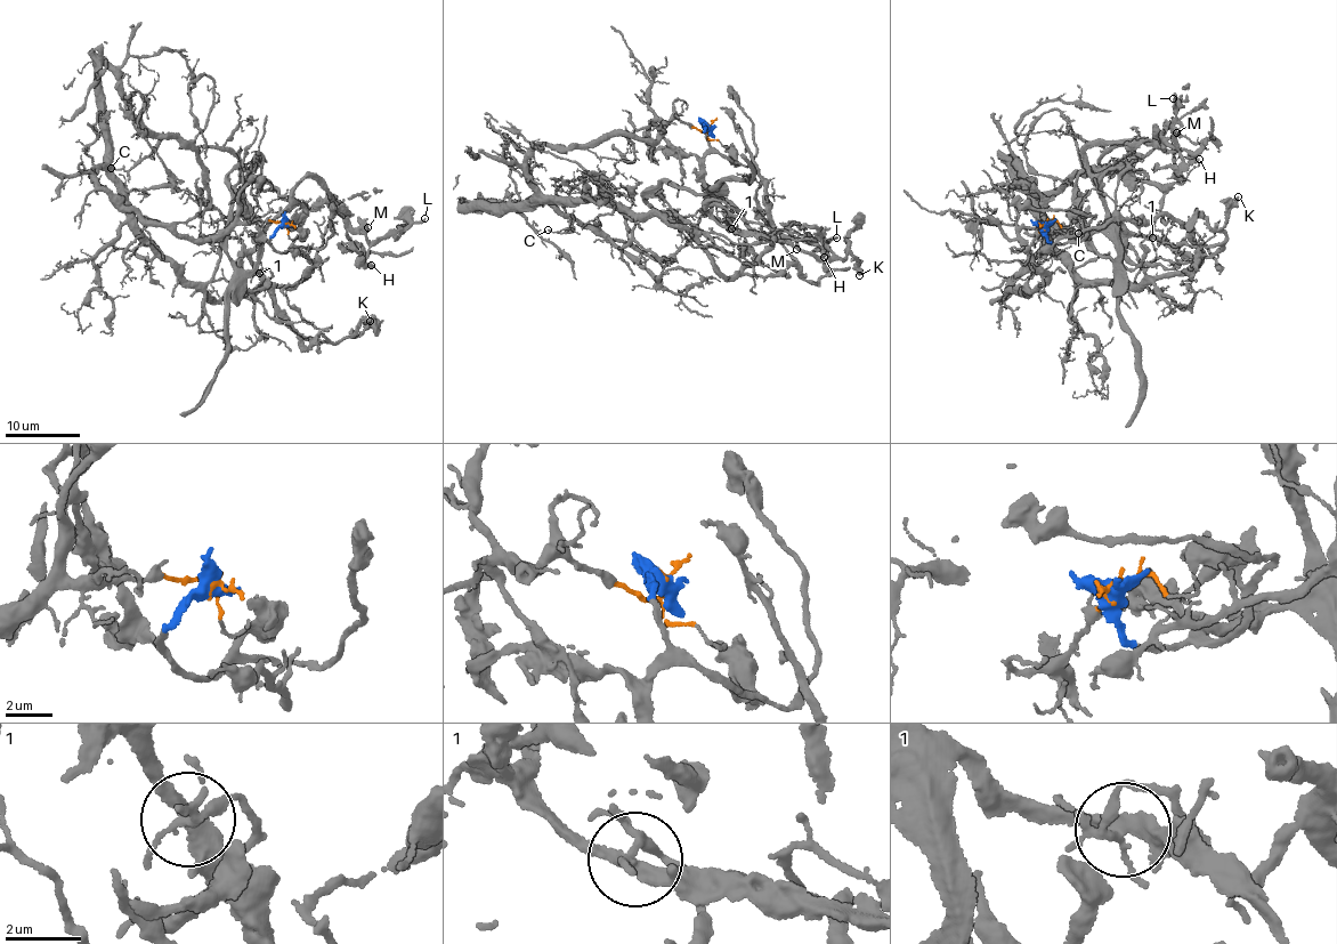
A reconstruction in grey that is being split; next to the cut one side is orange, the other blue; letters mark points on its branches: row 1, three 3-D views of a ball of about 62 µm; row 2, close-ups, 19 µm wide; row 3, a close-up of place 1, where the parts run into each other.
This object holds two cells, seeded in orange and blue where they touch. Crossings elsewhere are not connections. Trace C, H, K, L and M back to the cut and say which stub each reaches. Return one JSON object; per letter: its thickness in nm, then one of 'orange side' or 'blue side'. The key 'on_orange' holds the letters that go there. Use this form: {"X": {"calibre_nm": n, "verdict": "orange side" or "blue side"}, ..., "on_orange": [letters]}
{"C": {"calibre_nm": 110, "verdict": "orange side"}, "H": {"calibre_nm": 360, "verdict": "blue side"}, "K": {"calibre_nm": 320, "verdict": "blue side"}, "L": {"calibre_nm": 220, "verdict": "blue side"}, "M": {"calibre_nm": 190, "verdict": "blue side"}, "on_orange": ["C"]}

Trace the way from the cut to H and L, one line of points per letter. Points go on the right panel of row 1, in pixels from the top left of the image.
H: (1045, 224), (1058, 243), (1107, 224), (1085, 152), (1100, 143), (1135, 137), (1176, 150), (1185, 164), (1199, 159)
L: (1045, 224), (1050, 242), (1062, 244), (1107, 224), (1085, 152), (1100, 143), (1135, 137), (1173, 145), (1173, 98)

